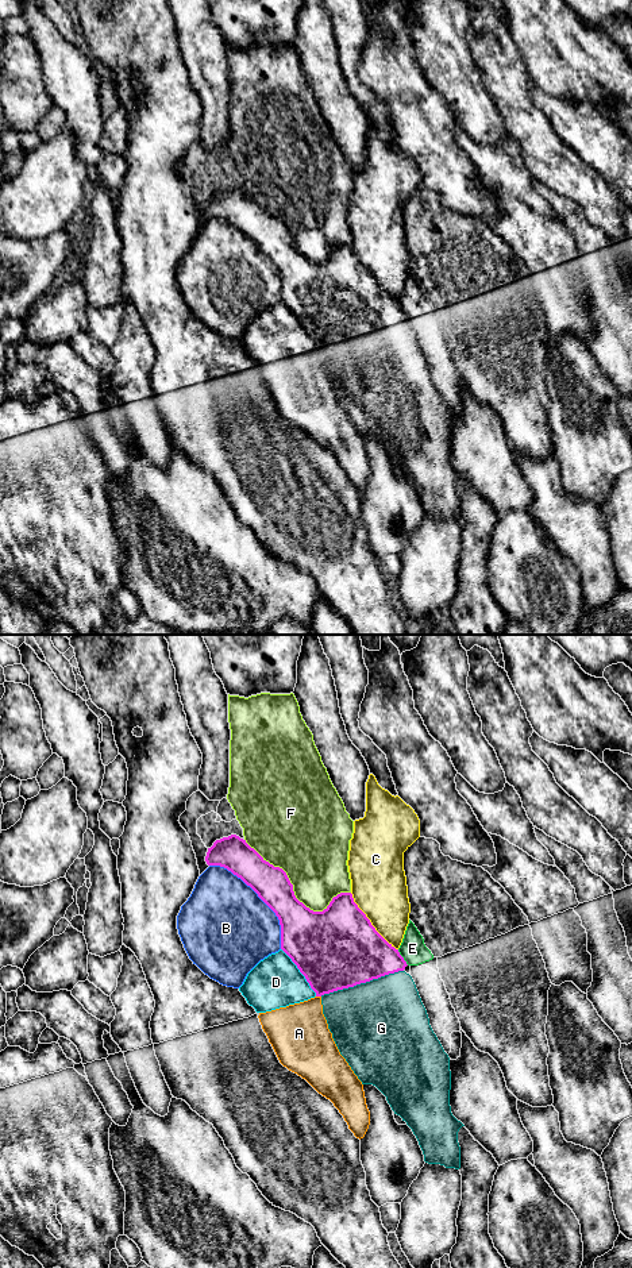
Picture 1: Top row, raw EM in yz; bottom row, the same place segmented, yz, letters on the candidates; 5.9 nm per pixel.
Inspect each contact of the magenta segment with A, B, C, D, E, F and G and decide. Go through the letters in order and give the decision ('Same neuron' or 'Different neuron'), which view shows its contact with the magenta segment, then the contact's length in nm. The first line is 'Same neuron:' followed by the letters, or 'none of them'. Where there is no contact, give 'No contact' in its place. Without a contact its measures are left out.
Same neuron: G
A: Different neuron. Touches magenta in yz. Shared border 30 nm
B: Different neuron. Touches magenta in yz. Shared border 650 nm
C: Different neuron. Touches magenta in yz. Shared border 440 nm
D: Different neuron. Touches magenta in yz. Shared border 360 nm
E: Different neuron. Touches magenta in yz. Shared border 120 nm
F: Different neuron. Touches magenta in yz. Shared border 700 nm
G: Same neuron. Touches magenta in yz. Shared border 500 nm

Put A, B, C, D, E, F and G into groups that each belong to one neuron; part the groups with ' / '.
A D / B / C / E / F / G

